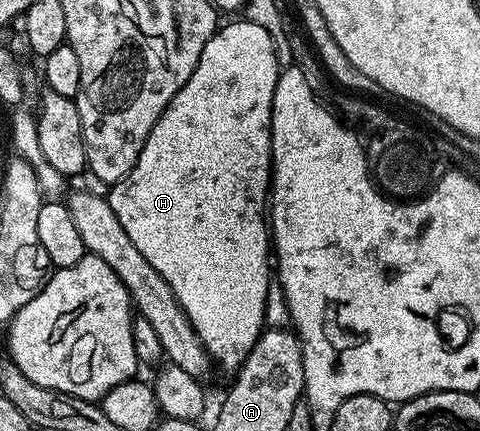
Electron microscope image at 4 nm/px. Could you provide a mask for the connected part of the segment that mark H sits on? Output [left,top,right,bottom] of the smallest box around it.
[107,19,278,371]

